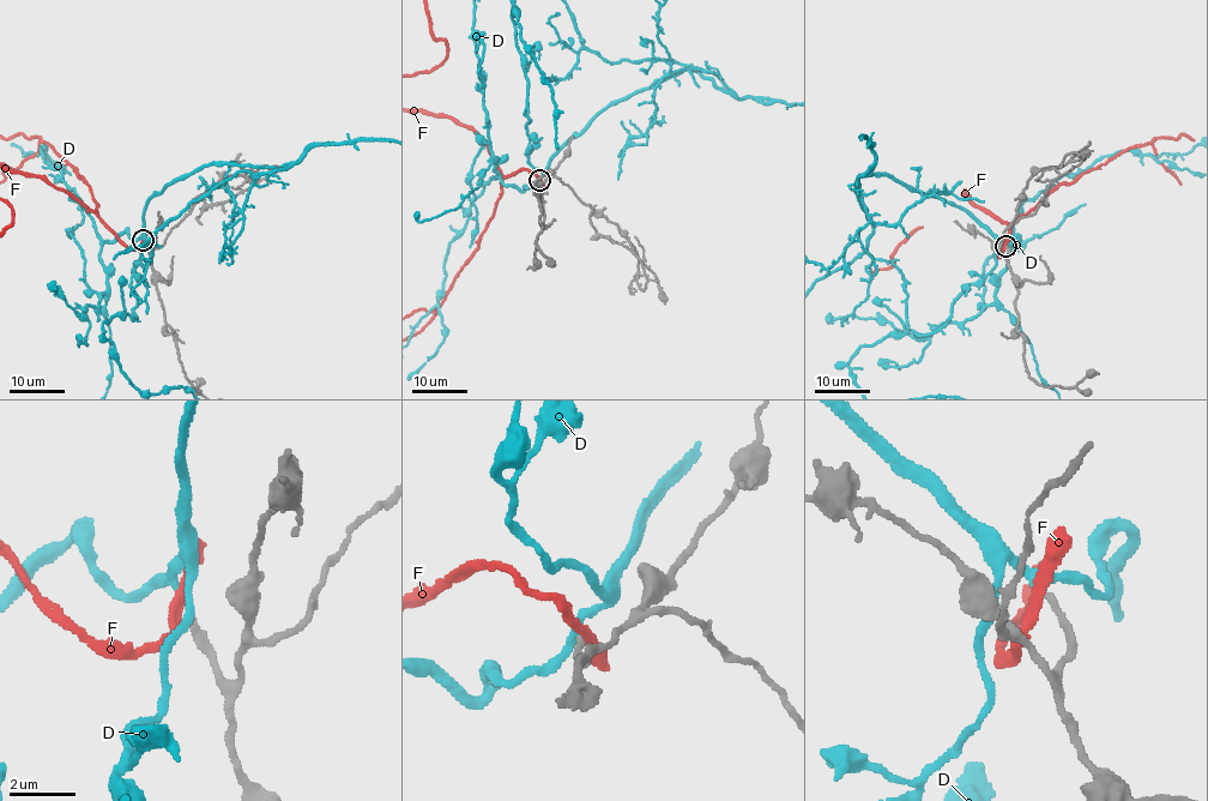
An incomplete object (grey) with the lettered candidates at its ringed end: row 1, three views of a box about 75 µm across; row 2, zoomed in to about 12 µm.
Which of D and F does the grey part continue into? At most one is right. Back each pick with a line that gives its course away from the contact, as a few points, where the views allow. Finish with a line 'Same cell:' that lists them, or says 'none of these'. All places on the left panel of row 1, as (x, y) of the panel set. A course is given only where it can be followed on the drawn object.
D: course (144, 241), (151, 197), (181, 178), (209, 164), (289, 164), (235, 173), (115, 256), (65, 338)
Same cell: D

